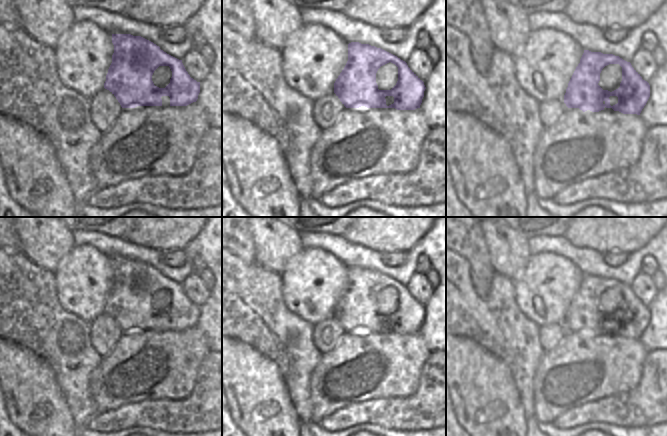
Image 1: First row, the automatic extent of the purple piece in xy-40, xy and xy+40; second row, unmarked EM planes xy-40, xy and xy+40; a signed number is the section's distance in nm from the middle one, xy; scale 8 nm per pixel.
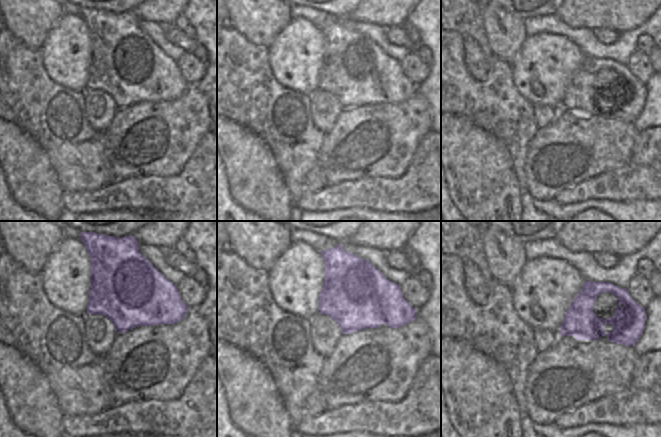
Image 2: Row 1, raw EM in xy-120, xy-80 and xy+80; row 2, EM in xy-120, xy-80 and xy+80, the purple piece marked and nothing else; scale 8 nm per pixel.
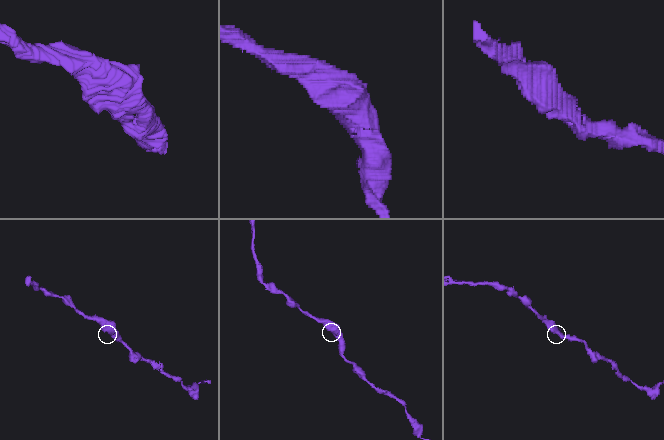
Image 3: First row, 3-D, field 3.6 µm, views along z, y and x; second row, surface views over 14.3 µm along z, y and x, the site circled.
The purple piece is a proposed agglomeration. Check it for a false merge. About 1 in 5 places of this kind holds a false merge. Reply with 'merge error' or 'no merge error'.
no merge error

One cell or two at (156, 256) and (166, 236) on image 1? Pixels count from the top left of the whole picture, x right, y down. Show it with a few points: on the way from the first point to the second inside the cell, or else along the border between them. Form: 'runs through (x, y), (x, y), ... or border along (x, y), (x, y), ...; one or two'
border along (135, 244), (152, 247), (161, 252); two

